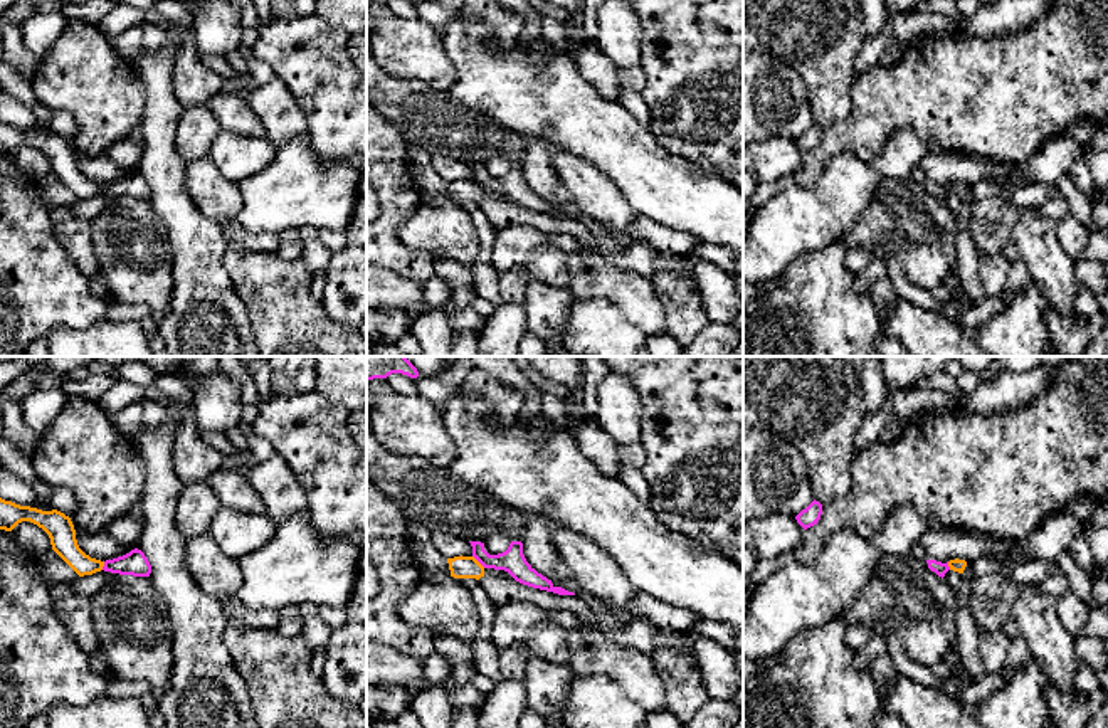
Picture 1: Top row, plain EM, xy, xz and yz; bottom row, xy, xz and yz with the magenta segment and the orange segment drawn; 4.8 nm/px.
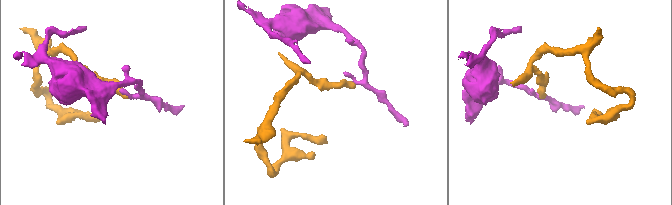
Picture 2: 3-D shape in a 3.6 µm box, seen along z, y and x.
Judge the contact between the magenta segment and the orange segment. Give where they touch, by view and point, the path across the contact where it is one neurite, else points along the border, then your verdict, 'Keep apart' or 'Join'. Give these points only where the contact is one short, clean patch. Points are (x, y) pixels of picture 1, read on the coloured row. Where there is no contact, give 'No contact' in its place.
Touches magenta at xz (480, 562). Boundary: xz (473, 555), (485, 567). Keep apart

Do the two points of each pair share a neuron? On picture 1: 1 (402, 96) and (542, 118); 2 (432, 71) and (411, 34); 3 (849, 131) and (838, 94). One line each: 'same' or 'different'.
1: different
2: same
3: different

